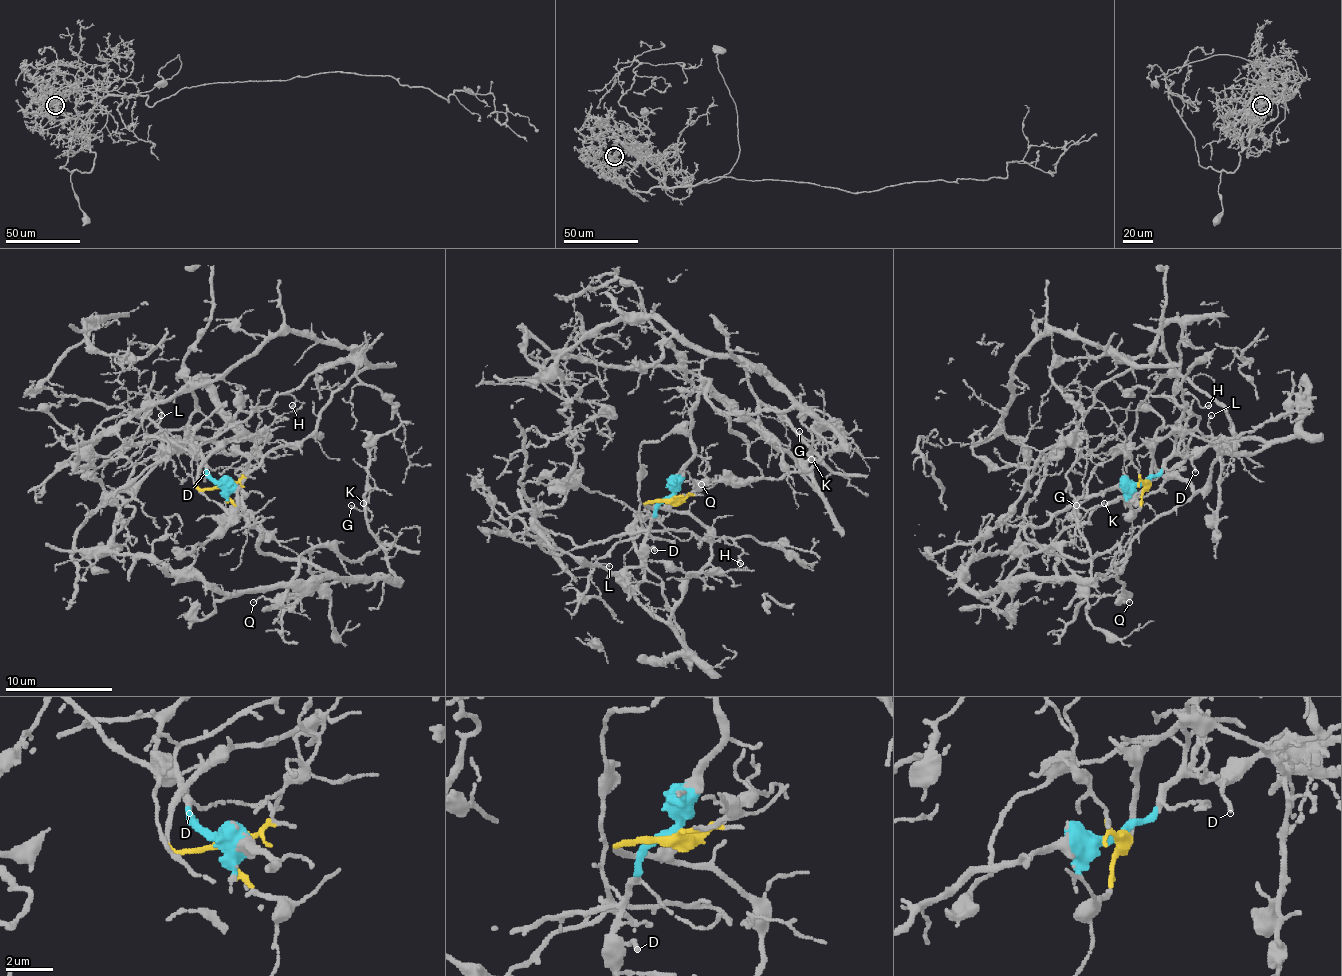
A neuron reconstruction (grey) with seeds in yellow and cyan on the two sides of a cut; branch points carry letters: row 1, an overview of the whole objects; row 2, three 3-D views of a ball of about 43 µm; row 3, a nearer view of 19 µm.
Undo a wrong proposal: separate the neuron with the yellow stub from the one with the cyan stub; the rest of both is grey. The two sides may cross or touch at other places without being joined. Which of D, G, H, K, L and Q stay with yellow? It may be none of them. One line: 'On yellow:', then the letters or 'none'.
On yellow: none

